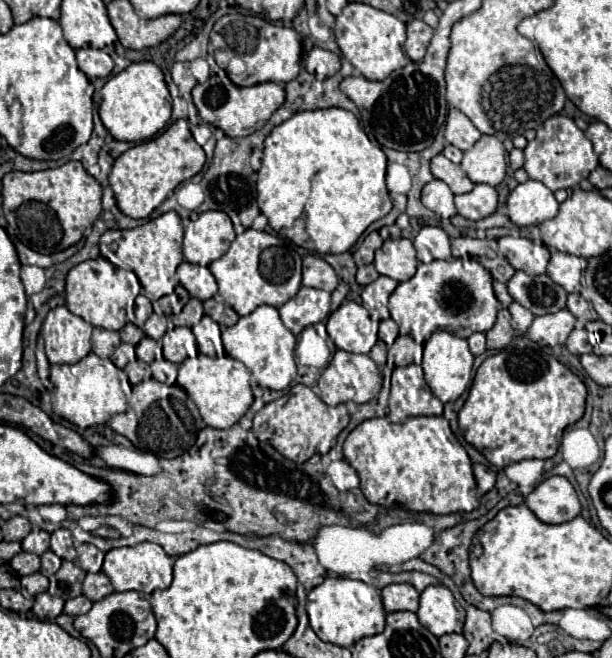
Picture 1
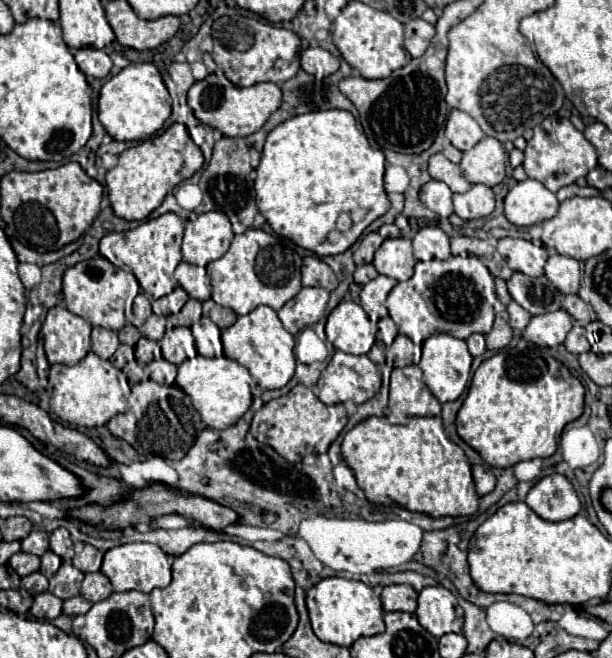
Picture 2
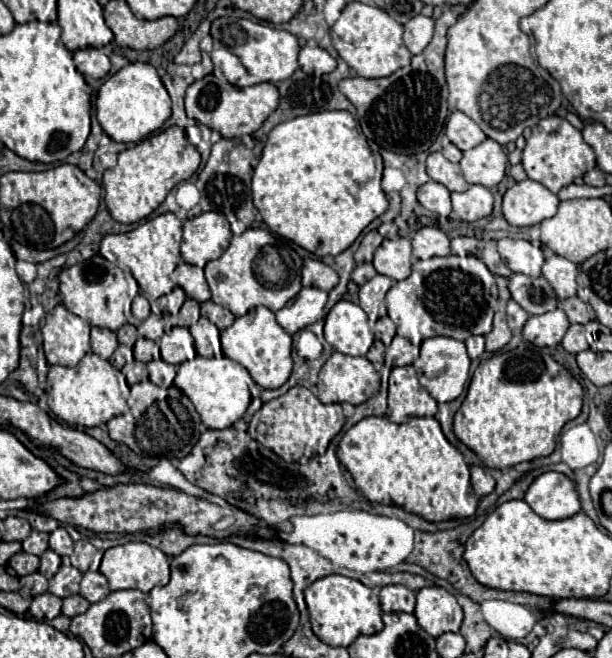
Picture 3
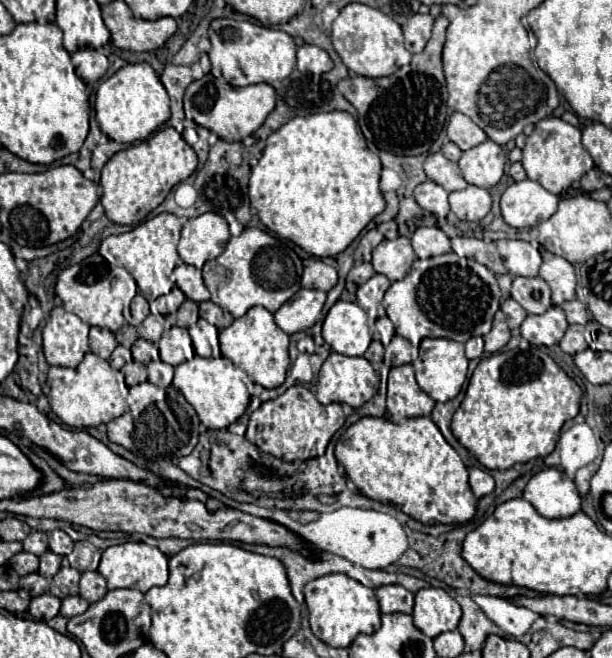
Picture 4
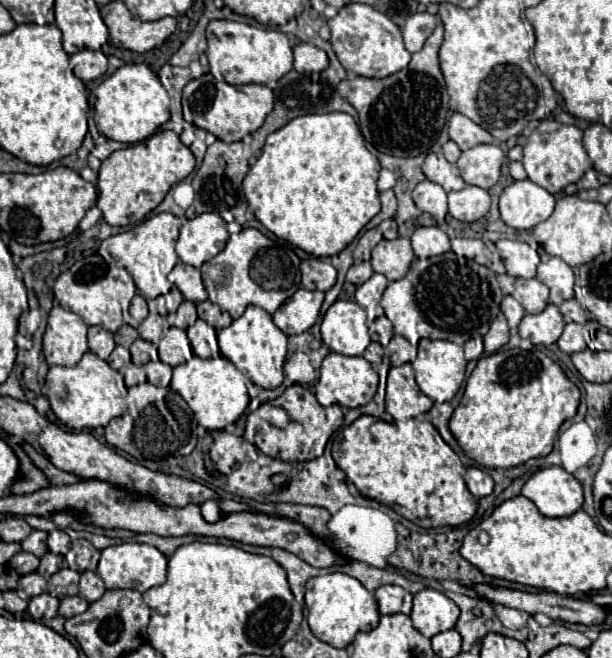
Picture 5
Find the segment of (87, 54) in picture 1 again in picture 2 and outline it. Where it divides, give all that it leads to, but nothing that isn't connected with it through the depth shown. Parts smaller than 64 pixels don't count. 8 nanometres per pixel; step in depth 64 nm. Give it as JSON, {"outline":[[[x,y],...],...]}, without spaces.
{"outline":[[[80,48],[76,50],[74,58],[78,68],[92,78],[106,78],[112,68],[112,60],[108,58],[108,54],[96,48]]]}

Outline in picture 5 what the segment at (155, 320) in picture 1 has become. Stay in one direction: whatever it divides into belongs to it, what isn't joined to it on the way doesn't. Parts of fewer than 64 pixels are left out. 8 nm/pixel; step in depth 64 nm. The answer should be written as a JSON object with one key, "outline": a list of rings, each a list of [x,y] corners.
{"outline":[[[149,314],[138,326],[138,334],[140,334],[140,338],[142,340],[148,340],[148,342],[152,342],[152,344],[156,344],[158,340],[160,340],[160,336],[162,336],[163,328],[165,328],[163,321],[167,319],[165,316],[161,316],[159,314]]]}

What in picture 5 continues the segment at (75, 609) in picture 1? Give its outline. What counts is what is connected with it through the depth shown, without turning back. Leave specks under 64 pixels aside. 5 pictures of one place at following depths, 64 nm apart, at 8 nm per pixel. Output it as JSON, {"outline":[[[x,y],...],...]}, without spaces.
{"outline":[[[68,596],[68,598],[64,598],[64,600],[60,602],[58,614],[64,616],[64,618],[72,618],[72,616],[82,614],[82,612],[86,612],[86,610],[88,610],[88,602],[86,602],[84,598],[80,598],[80,596]]]}

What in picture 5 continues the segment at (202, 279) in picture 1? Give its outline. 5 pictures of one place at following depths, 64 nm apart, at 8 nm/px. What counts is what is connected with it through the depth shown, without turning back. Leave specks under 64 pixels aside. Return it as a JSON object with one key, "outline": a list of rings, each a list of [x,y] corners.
{"outline":[[[178,262],[174,270],[168,274],[168,280],[182,292],[182,296],[190,302],[204,302],[208,300],[208,292],[202,284],[200,270],[194,266],[188,266],[184,262]]]}

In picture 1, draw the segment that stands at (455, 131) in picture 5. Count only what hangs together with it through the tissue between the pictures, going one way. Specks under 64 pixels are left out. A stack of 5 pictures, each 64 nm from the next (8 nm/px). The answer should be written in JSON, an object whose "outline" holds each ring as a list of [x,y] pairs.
{"outline":[[[450,110],[448,118],[446,118],[446,130],[444,130],[446,140],[460,148],[460,150],[468,150],[472,148],[478,140],[480,140],[480,130],[460,112],[460,110]]]}

